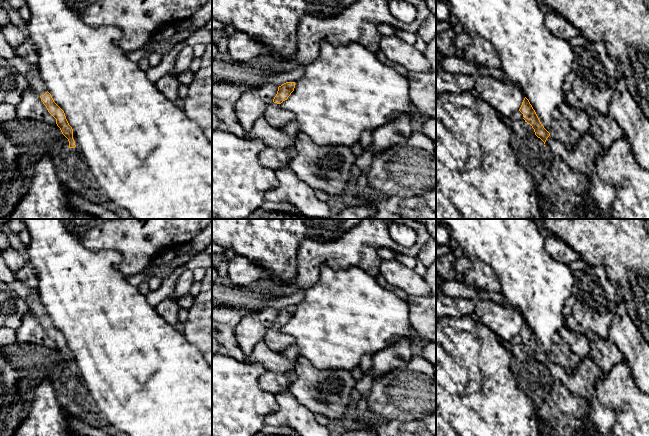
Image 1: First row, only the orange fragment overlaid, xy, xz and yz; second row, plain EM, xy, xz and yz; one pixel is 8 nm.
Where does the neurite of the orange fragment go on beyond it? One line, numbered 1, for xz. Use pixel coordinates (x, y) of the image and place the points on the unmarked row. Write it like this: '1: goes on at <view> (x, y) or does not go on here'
1: goes on at xz (275, 339)

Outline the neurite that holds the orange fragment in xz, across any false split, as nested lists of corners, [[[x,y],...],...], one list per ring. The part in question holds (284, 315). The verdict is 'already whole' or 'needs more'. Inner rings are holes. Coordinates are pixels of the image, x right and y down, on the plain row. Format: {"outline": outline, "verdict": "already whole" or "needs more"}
{"outline": [[[286,306],[278,311],[273,326],[267,329],[265,334],[265,344],[273,351],[280,352],[287,347],[294,345],[294,339],[283,333],[280,328],[287,324],[294,315],[295,306]]], "verdict": "needs more"}

